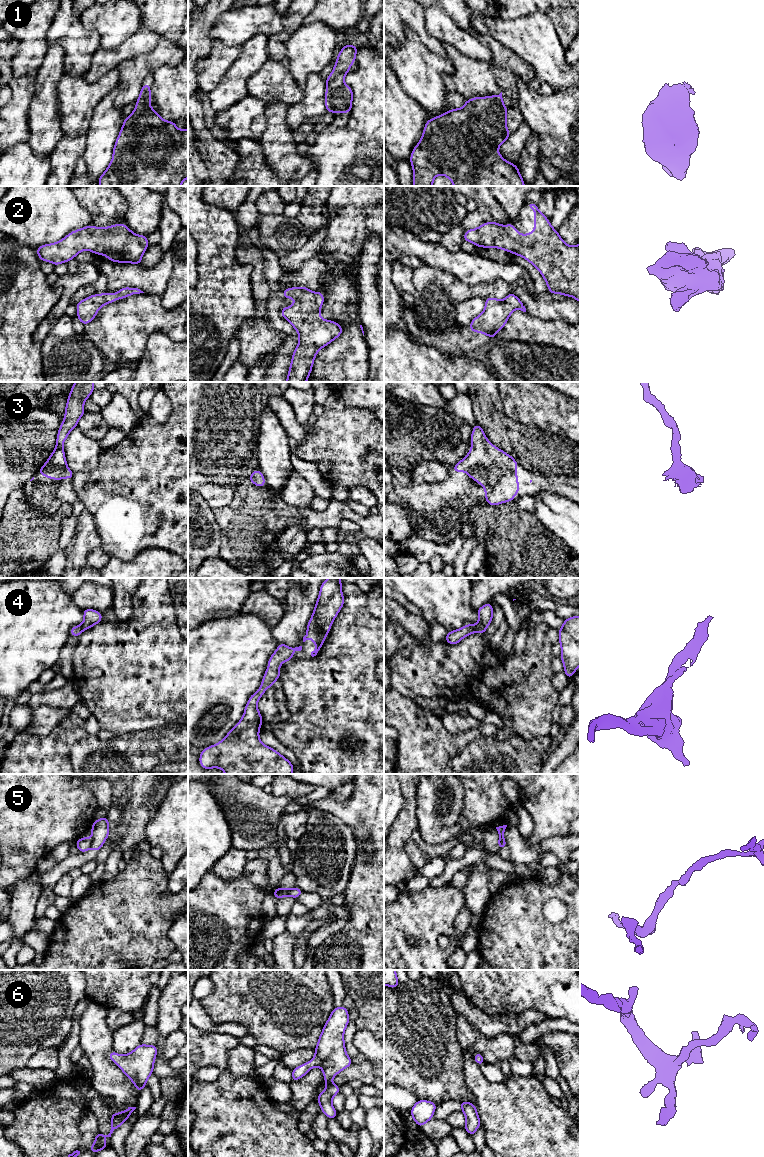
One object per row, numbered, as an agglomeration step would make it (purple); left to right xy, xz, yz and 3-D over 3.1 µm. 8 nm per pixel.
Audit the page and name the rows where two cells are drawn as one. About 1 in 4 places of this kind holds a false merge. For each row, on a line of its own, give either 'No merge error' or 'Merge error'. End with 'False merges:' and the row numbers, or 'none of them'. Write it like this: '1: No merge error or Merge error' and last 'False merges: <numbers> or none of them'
1: No merge error
2: No merge error
3: No merge error
4: No merge error
5: Merge error
6: No merge error
False merges: 5

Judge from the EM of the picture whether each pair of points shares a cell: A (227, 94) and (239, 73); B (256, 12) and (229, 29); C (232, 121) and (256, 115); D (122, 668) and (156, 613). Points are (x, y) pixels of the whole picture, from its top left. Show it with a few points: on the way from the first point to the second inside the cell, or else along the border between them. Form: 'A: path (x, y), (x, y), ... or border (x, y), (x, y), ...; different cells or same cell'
A: path (231, 89), (235, 78); same cell
B: path (249, 19), (236, 27); same cell
C: path (238, 120), (244, 120), (250, 115); same cell
D: path (136, 654), (150, 640), (152, 627); same cell

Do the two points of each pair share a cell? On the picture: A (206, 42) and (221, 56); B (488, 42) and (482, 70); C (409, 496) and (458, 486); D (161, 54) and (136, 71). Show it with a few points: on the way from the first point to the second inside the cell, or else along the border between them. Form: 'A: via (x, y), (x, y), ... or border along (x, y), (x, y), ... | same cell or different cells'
A: border along (215, 39), (210, 52), (198, 61) | different cells
B: border along (491, 63), (493, 74), (499, 85) | different cells
C: via (421, 496), (446, 496) | same cell
D: via (155, 59), (142, 65) | same cell

